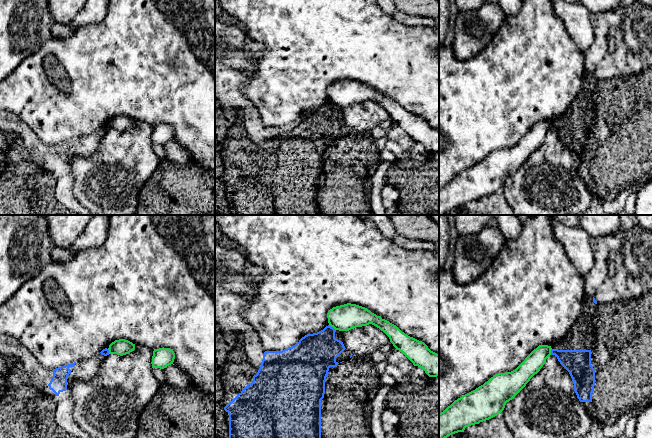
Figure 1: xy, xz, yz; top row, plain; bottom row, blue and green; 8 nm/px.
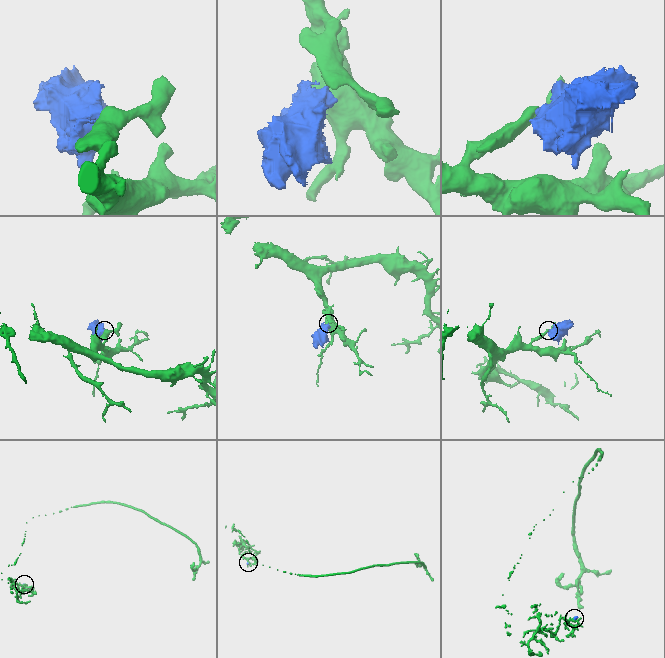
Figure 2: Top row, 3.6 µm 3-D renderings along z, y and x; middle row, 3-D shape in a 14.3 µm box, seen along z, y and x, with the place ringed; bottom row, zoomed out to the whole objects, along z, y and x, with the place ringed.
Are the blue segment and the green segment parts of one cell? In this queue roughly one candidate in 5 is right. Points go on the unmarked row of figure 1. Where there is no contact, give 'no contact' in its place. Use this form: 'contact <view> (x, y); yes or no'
contact xz (332, 103); no

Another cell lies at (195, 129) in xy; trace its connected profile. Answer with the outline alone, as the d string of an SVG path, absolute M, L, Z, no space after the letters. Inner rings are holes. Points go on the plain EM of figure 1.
M109 0L107 15L102 21L96 24L76 28L75 33L65 39L51 37L48 41L45 41L42 44L35 54L27 57L7 78L1 80L0 109L16 114L29 128L33 130L38 138L47 145L56 145L74 138L87 136L100 129L115 116L119 115L125 115L133 120L143 121L153 126L163 123L170 124L175 129L173 140L187 149L191 155L191 161L215 172L215 0Z

